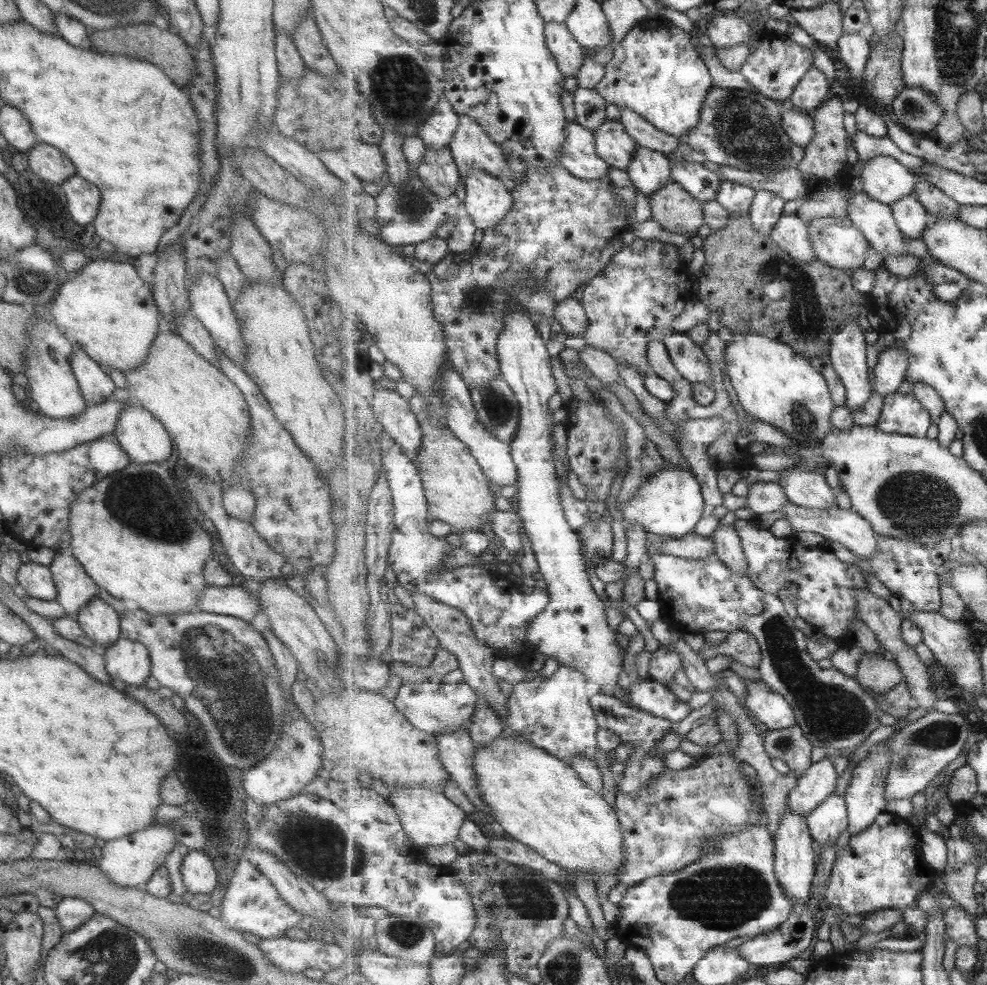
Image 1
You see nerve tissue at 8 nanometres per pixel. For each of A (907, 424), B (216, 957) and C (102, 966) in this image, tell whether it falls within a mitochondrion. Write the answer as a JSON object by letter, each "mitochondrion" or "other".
{"A":"other","B":"mitochondrion","C":"mitochondrion"}

